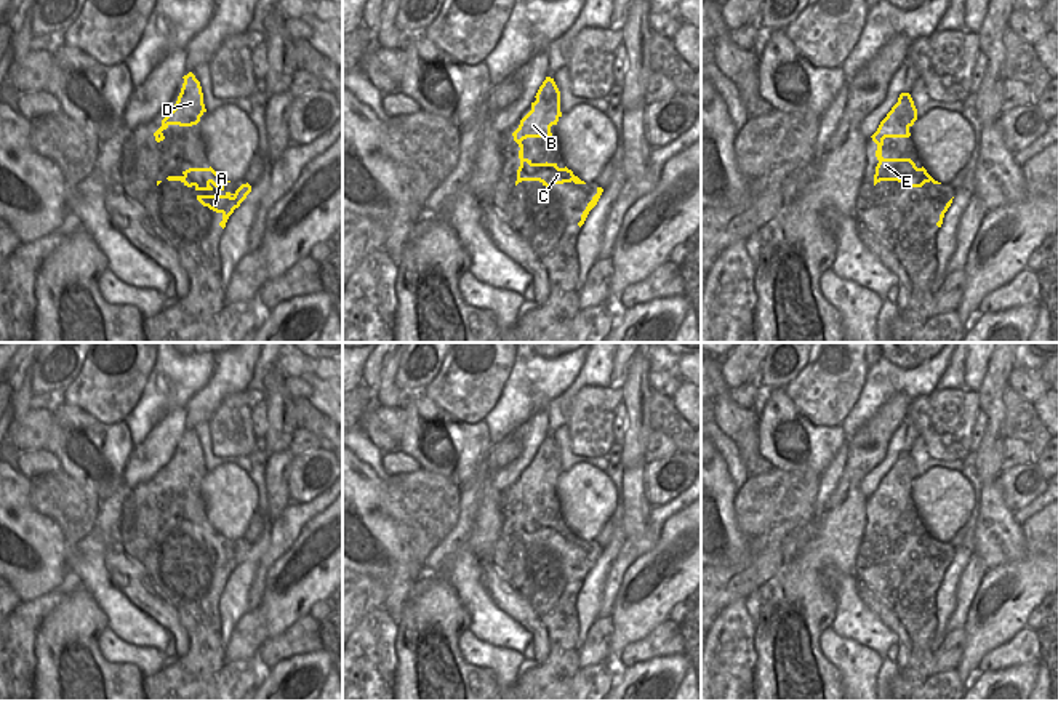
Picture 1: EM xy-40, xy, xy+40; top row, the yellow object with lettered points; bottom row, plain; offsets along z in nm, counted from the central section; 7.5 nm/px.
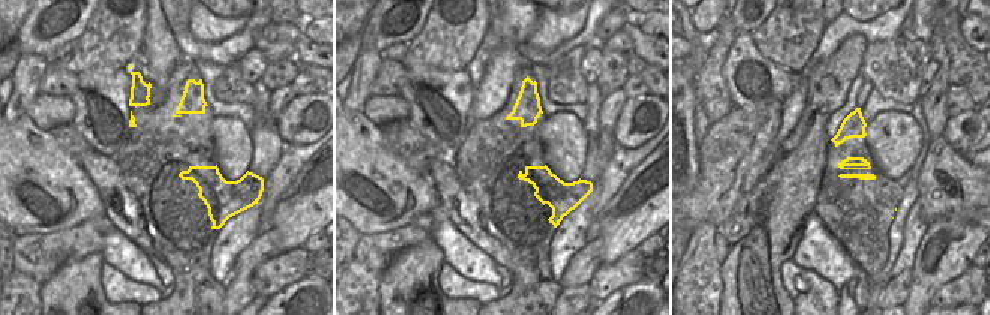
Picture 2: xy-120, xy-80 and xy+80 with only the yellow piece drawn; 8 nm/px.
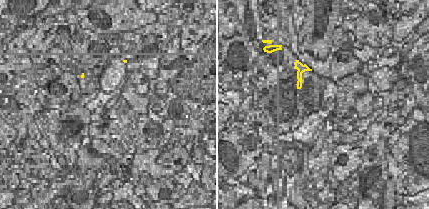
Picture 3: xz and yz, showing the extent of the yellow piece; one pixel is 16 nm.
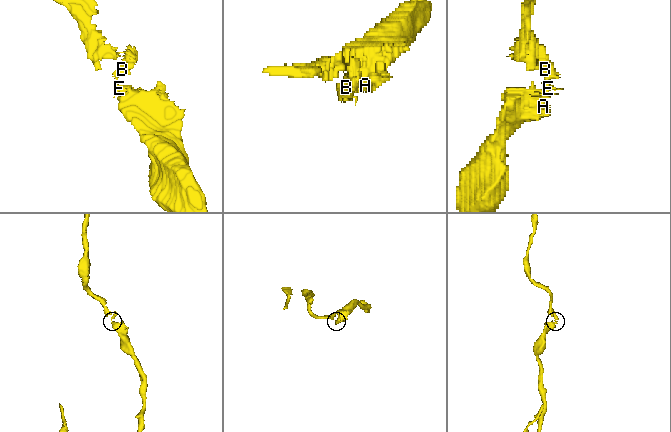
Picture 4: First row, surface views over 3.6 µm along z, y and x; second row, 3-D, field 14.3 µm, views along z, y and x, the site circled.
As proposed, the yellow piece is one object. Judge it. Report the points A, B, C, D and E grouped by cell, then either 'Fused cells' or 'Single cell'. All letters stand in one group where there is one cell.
Groups: A B C D E. Single cell

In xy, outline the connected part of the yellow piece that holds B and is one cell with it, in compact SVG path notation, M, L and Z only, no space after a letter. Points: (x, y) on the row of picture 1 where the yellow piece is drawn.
M546 77L536 93L536 101L531 102L531 110L520 120L519 128L512 133L514 141L519 144L520 166L517 170L515 186L522 181L539 181L543 186L575 182L586 184L571 170L559 168L557 163L533 163L523 157L522 141L527 138L551 138L551 126L557 125L562 117L560 112L560 91L554 78Z

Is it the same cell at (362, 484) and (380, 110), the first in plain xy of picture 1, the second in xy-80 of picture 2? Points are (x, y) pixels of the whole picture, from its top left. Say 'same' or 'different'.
different

